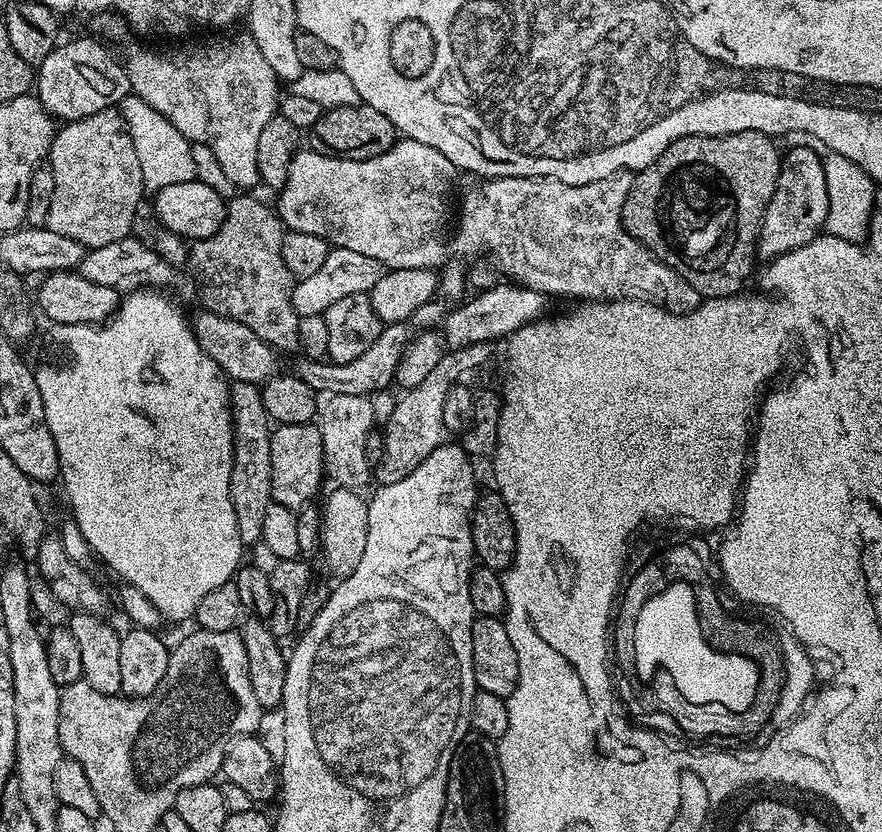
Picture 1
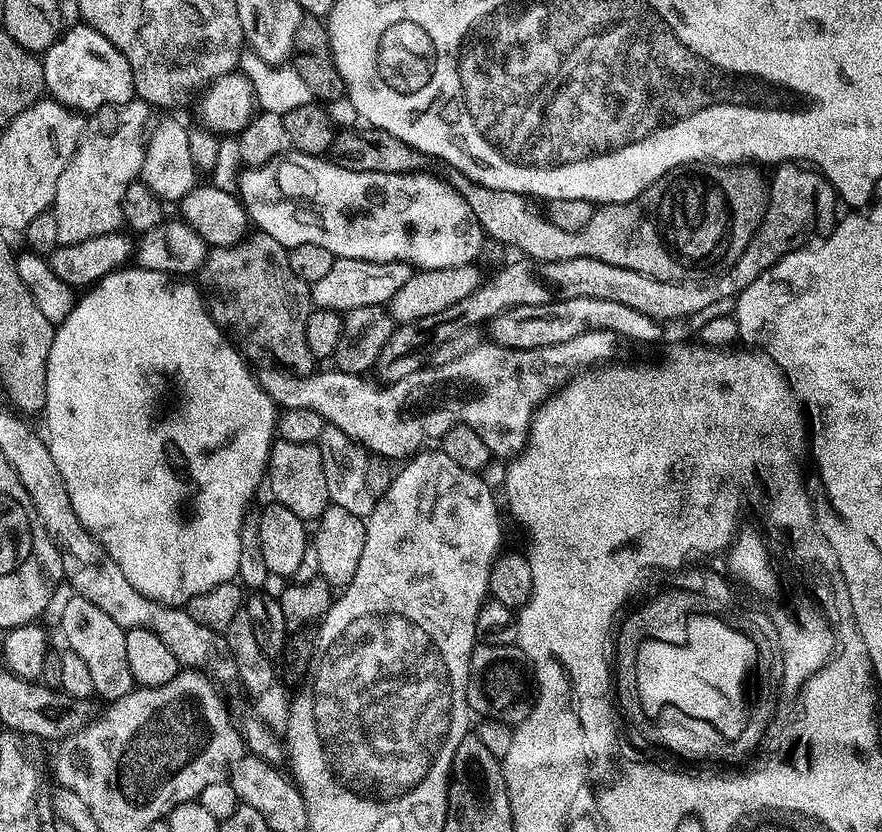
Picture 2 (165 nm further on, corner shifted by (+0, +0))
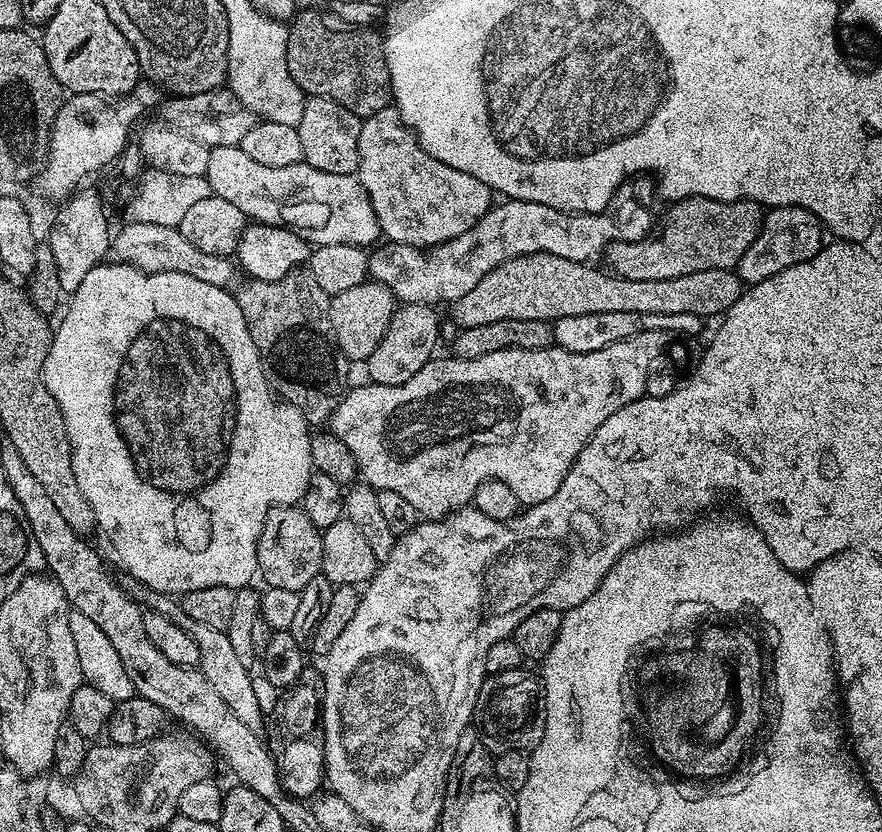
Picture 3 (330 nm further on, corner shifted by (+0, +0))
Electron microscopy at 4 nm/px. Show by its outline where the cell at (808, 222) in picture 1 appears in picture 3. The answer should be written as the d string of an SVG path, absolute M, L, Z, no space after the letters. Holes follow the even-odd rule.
M798 206L773 208L763 217L760 233L754 242L750 242L750 250L742 254L738 275L748 286L766 282L766 278L774 278L774 274L782 274L782 270L814 258L825 243L824 235L820 219L810 210Z

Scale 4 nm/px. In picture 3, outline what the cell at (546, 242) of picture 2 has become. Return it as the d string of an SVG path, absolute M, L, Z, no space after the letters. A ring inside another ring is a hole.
M688 196L684 200L675 201L669 208L672 209L664 220L664 229L652 236L656 244L649 244L645 238L632 243L618 241L608 245L606 260L616 267L613 268L615 275L625 276L631 280L682 278L682 274L698 274L698 270L735 269L742 254L750 250L750 242L754 242L760 233L762 208L753 200L715 200L705 196Z

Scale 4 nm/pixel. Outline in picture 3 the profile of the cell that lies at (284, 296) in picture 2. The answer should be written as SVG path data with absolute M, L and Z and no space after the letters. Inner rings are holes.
M306 270L291 272L274 282L249 279L247 283L248 285L241 292L235 293L235 297L246 318L250 338L254 338L254 346L260 355L264 377L273 389L279 392L280 388L279 395L281 397L284 395L283 399L291 407L298 409L309 425L327 425L342 395L342 372L340 368L336 369L338 349L332 338L328 313L330 298L324 293L322 286L318 286L318 282L312 280L312 275Z

